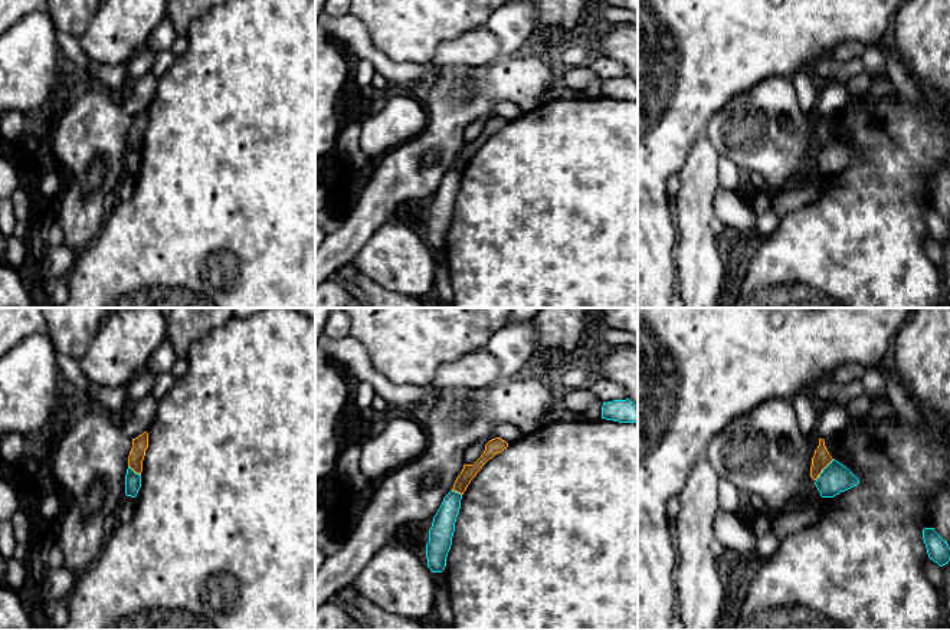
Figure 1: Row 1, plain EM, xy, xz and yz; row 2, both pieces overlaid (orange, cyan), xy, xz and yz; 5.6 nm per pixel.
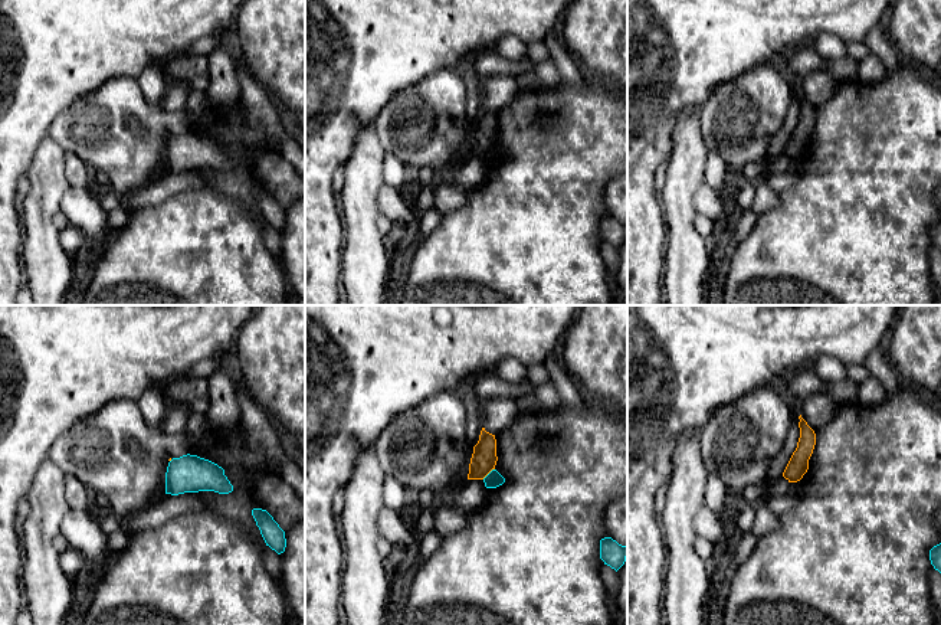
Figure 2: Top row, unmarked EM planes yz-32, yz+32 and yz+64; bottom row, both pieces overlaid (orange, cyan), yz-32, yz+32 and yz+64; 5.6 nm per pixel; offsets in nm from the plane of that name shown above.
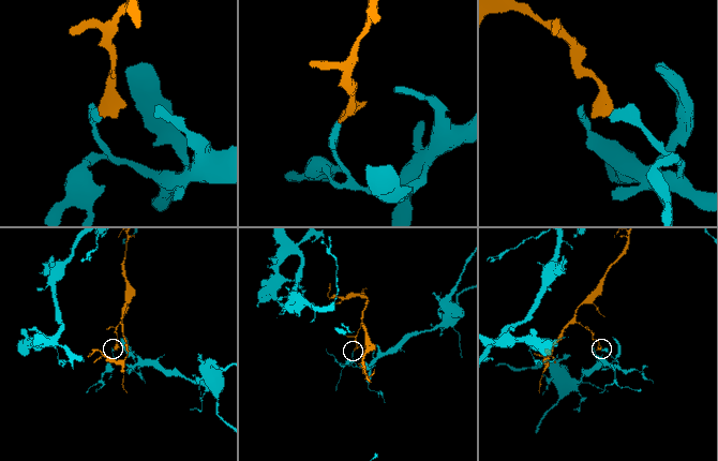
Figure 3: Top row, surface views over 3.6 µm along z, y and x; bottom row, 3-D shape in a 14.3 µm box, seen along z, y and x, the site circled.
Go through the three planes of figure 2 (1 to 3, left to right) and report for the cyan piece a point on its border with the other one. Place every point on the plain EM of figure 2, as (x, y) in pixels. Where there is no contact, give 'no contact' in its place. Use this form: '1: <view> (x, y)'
1: no contact
2: yz+32 (488, 150)
3: no contact

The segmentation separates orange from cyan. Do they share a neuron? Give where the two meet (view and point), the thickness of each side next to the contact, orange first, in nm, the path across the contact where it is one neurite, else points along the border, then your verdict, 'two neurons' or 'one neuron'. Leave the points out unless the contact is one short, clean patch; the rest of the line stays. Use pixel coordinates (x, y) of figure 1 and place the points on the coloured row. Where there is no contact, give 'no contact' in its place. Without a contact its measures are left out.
contact yz (824, 468); calibres 100 and 170 nm; border yz (834, 459), (815, 479); two neurons

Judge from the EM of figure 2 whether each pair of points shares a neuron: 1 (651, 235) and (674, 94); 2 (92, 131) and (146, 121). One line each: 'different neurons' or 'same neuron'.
1: same neuron
2: same neuron

